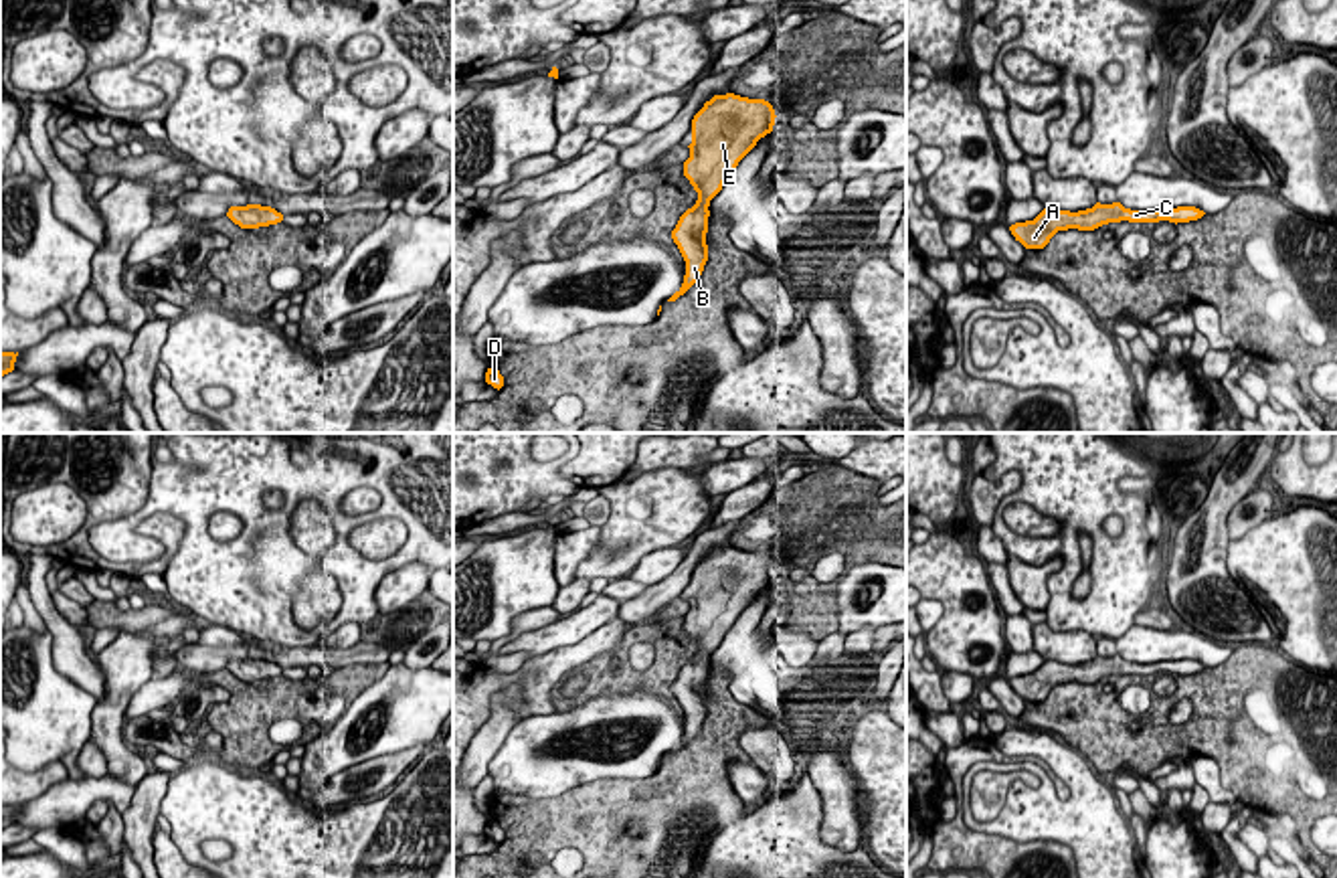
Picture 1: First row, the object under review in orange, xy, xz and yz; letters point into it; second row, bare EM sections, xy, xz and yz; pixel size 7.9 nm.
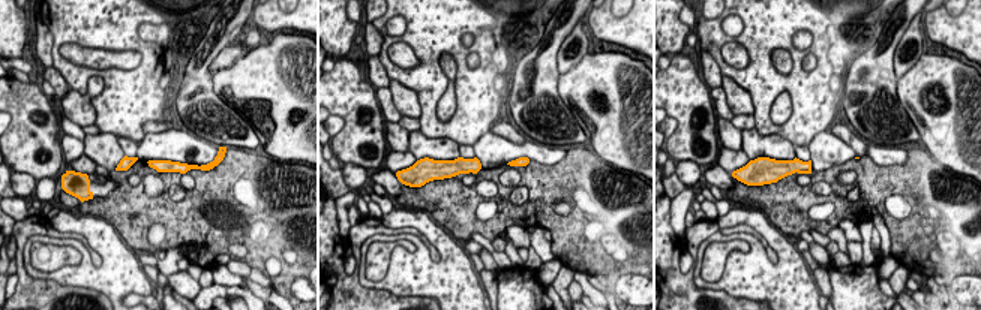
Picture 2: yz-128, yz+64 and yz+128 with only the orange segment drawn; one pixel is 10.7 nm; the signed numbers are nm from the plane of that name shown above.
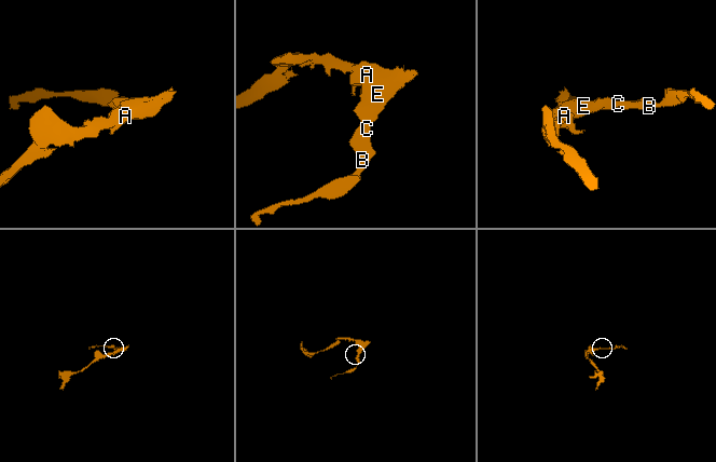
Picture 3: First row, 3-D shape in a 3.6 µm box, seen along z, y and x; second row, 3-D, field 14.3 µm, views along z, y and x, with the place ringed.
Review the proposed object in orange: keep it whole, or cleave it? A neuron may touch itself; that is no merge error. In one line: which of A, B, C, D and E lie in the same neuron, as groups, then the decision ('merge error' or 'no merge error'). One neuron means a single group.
groups A B C D E; no merge error

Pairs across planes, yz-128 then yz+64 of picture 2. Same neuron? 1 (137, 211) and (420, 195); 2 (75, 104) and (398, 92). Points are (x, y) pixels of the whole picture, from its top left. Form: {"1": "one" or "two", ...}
{"1": "one", "2": "one"}

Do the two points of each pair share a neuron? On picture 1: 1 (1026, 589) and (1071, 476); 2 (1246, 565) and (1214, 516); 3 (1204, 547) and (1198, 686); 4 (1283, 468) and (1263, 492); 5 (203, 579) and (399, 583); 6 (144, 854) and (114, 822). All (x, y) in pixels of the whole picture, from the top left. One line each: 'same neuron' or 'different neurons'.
1: different neurons
2: different neurons
3: different neurons
4: different neurons
5: different neurons
6: different neurons

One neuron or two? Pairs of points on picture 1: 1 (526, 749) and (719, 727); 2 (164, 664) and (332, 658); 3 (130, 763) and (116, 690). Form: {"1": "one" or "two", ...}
{"1": "two", "2": "one", "3": "one"}

